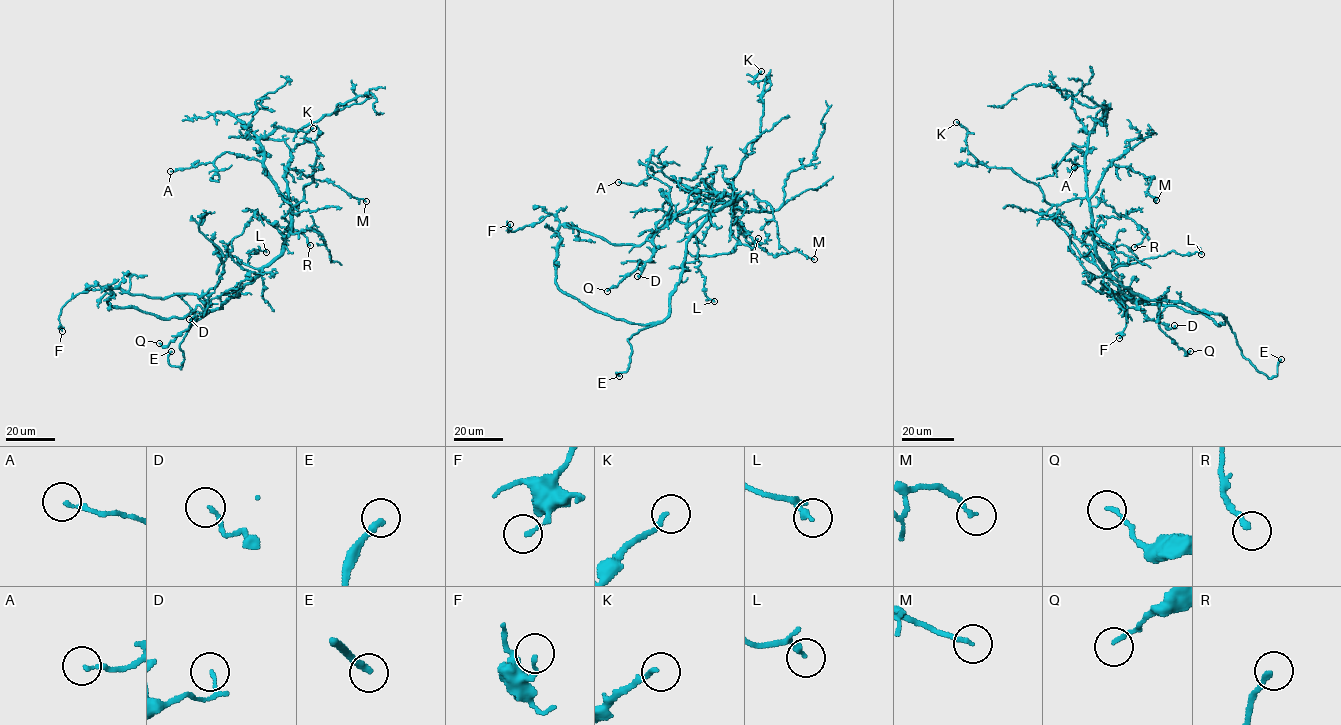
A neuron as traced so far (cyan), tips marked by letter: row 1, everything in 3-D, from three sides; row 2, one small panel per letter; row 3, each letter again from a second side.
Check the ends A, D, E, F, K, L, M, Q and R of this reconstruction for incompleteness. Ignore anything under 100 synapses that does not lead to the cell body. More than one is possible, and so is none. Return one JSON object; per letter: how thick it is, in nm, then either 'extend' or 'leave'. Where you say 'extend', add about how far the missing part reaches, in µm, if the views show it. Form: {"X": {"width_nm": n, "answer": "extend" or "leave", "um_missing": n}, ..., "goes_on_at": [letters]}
{"A": {"width_nm": 160, "answer": "leave"}, "D": {"width_nm": 120, "answer": "leave"}, "E": {"width_nm": 280, "answer": "extend", "um_missing": 10}, "F": {"width_nm": 120, "answer": "leave"}, "K": {"width_nm": 160, "answer": "leave"}, "L": {"width_nm": 240, "answer": "leave"}, "M": {"width_nm": 150, "answer": "leave"}, "Q": {"width_nm": 150, "answer": "leave"}, "R": {"width_nm": 220, "answer": "leave"}, "goes_on_at": ["E"]}

